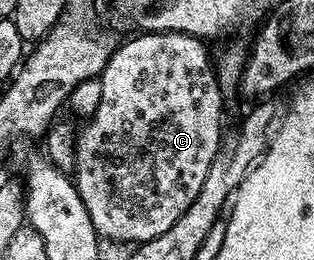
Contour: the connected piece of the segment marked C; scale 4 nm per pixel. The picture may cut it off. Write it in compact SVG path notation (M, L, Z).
M149 33L139 34L141 37L132 37L128 42L117 44L112 52L112 58L106 63L103 73L98 80L102 83L102 100L98 102L98 111L87 118L88 125L79 130L76 139L76 168L74 170L74 184L82 203L86 205L86 211L90 215L90 223L94 225L97 237L108 241L132 241L131 243L143 243L162 235L162 231L170 231L174 223L182 217L182 211L194 203L195 196L202 189L202 182L206 179L206 171L210 171L210 163L216 157L222 144L220 137L220 116L224 113L226 102L220 93L218 79L214 68L213 58L208 57L208 49L203 40L191 37L185 33Z

